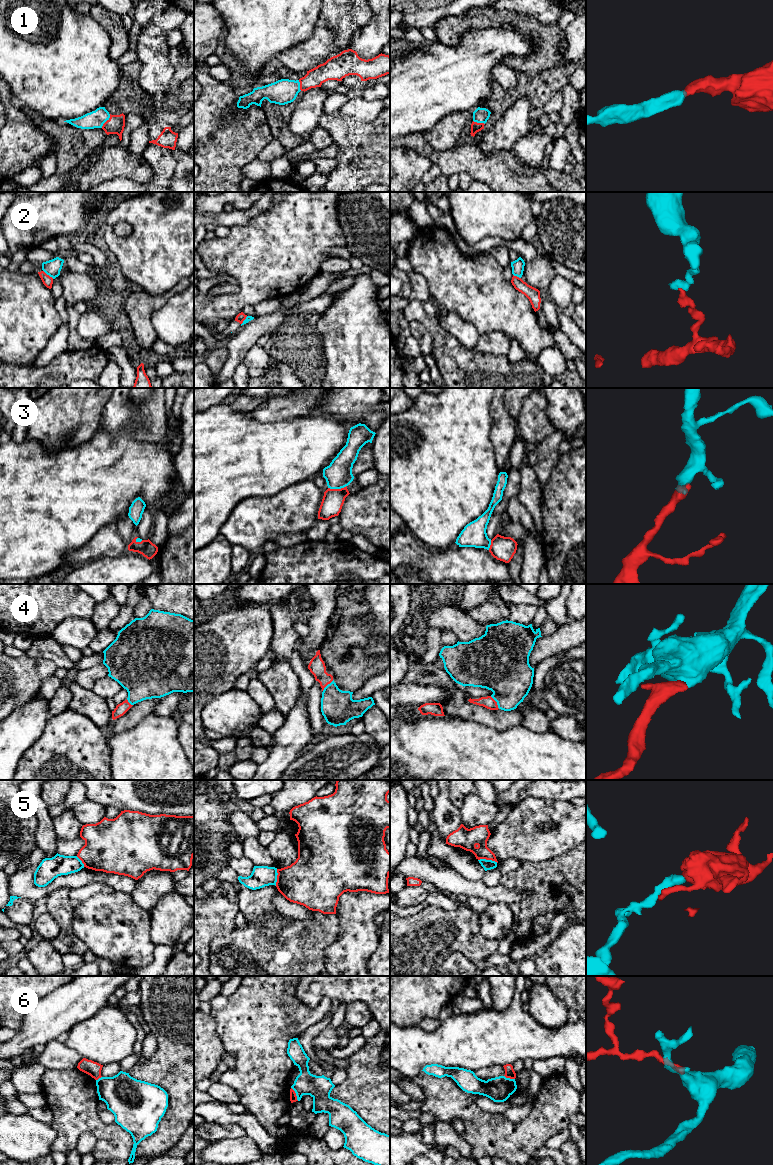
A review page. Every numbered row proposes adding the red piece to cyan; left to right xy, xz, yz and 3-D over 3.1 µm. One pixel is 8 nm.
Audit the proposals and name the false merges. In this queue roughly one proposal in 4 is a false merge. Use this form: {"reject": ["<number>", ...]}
{"reject": ["2", "5", "6"]}

